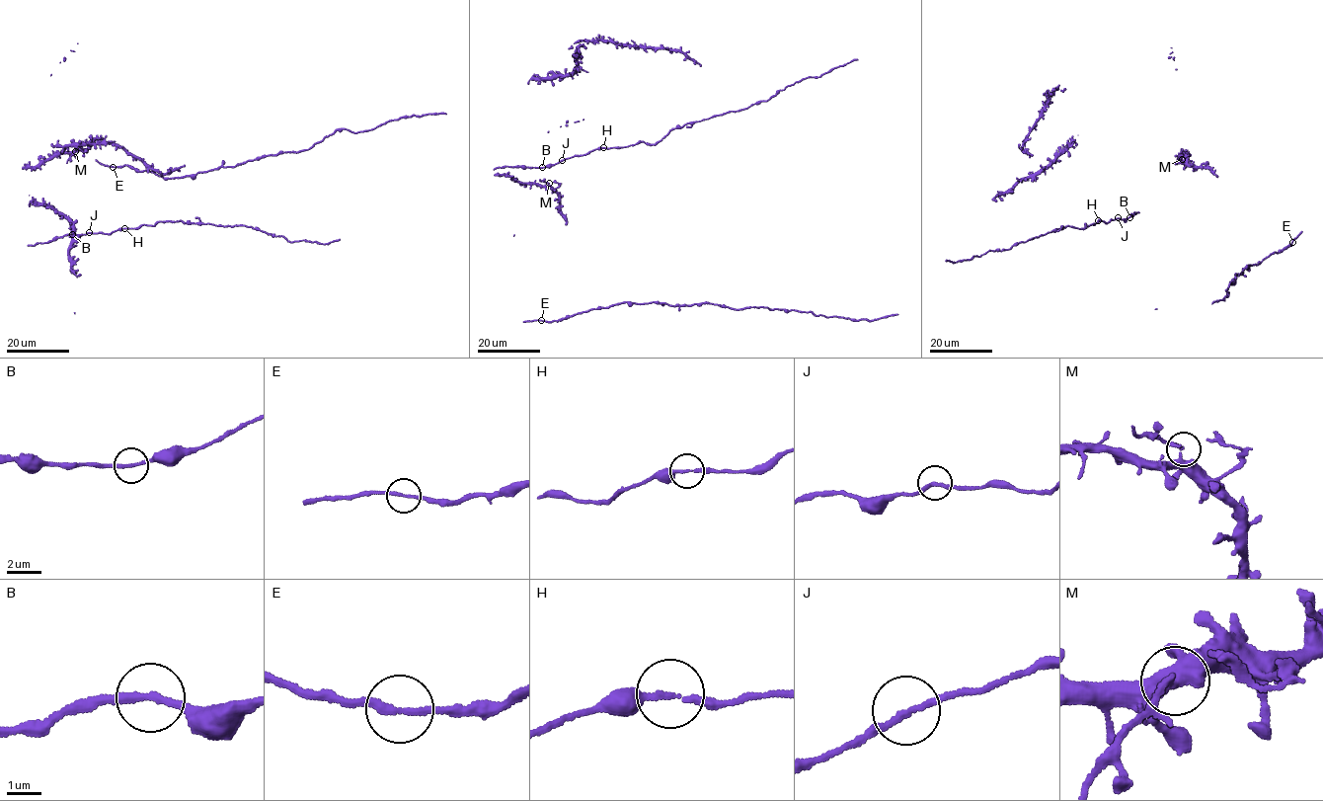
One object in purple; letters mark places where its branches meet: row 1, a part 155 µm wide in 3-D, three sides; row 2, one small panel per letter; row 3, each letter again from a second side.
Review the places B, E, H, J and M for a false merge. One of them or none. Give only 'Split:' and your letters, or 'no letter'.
Split: no letter

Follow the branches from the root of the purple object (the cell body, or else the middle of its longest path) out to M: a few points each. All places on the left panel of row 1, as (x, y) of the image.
M: (61, 154), (75, 151)

